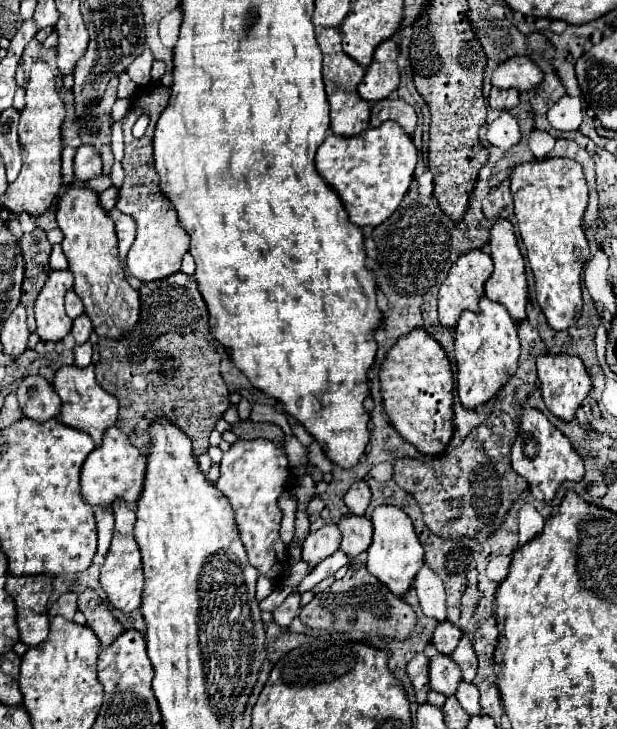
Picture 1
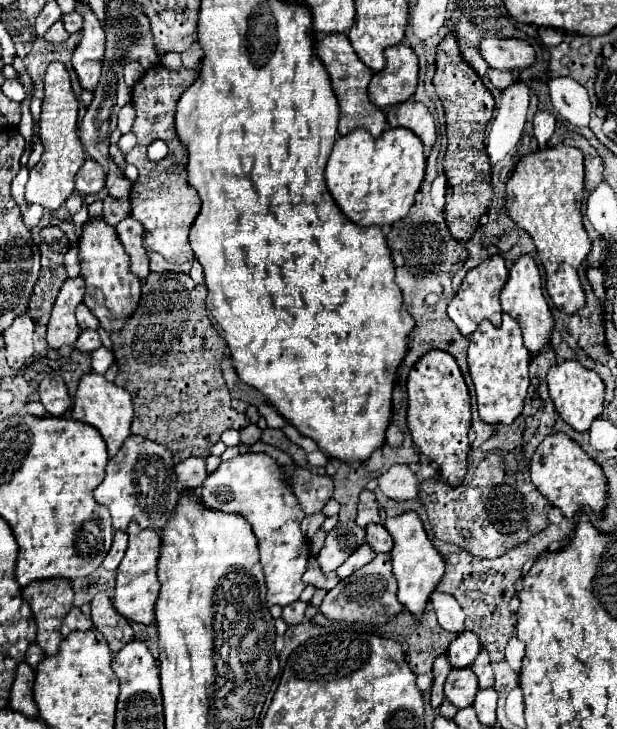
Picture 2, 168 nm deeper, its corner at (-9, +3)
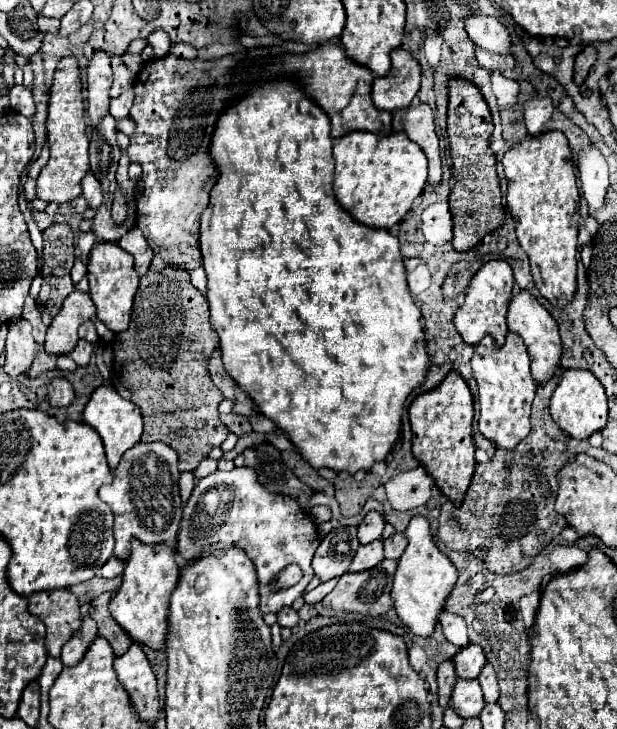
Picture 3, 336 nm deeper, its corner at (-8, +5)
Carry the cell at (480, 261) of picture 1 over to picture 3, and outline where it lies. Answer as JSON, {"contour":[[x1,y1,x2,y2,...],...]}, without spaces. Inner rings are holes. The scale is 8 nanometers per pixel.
{"contour":[[491,260,479,268,479,272,469,282,469,288,465,292,465,302,453,314,455,328,467,344,475,346,485,334,495,336,499,344,505,342,505,334,507,334,505,314,511,294,513,294,513,272,505,260]]}

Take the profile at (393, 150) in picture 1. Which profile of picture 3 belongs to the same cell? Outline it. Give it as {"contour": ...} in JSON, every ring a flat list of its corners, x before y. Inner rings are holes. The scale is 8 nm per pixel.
{"contour":[[351,132,335,140,333,158,335,198,357,222,363,222,365,226,391,228,399,224,427,184,427,158,413,140,403,136,403,132,387,136]]}

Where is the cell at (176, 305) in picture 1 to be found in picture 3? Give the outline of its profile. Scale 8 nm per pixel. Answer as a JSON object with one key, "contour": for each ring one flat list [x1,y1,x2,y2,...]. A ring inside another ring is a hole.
{"contour":[[167,266,161,272,147,270,141,276,141,284,135,296,133,314,129,328,115,334,113,338,113,366,111,366,111,384,115,390,135,402,143,414,143,442,165,442,179,454,179,470,195,470,211,448,221,446,229,434,229,428,219,418,219,404,223,394,215,388,209,372,207,360,211,352,219,346,217,332,209,322,207,298,191,284,189,272,181,268]]}

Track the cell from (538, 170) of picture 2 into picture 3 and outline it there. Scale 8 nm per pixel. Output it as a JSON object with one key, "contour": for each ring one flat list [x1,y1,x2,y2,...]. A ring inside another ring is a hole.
{"contour":[[547,132,541,136,529,136,517,146,513,146,505,156,503,156,503,168,505,168,505,178,507,178,507,208,513,216,515,222,515,232,521,248,527,252,531,260,531,272,535,286,539,288,541,296,547,298,553,306,565,308,571,304,575,290,577,290,577,280,575,280,575,268,577,268,577,226,573,226,573,216,579,206,579,190,577,190,577,178,575,178,575,164,571,156,569,142,563,132]]}

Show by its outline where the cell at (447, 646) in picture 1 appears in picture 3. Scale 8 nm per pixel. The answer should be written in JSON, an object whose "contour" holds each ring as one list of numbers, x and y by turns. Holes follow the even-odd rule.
{"contour":[[469,644,453,656,453,664,459,678,477,678,485,666,485,654,477,644]]}

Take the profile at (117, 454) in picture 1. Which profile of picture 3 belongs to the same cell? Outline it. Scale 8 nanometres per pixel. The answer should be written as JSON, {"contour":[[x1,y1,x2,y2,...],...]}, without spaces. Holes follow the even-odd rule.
{"contour":[[141,442,123,454,123,460,113,470,113,482,109,486,99,488,99,498,111,506,113,516,115,516,115,526,113,526,115,552,113,554,117,558,123,558,123,560,127,558,131,538,139,538,145,544,159,544,159,542,167,542,167,540,175,538,175,534,179,530,181,514,183,514,183,502,181,502,179,484,177,484,179,474,181,472,177,468,177,456,175,456,173,448,163,442]]}

